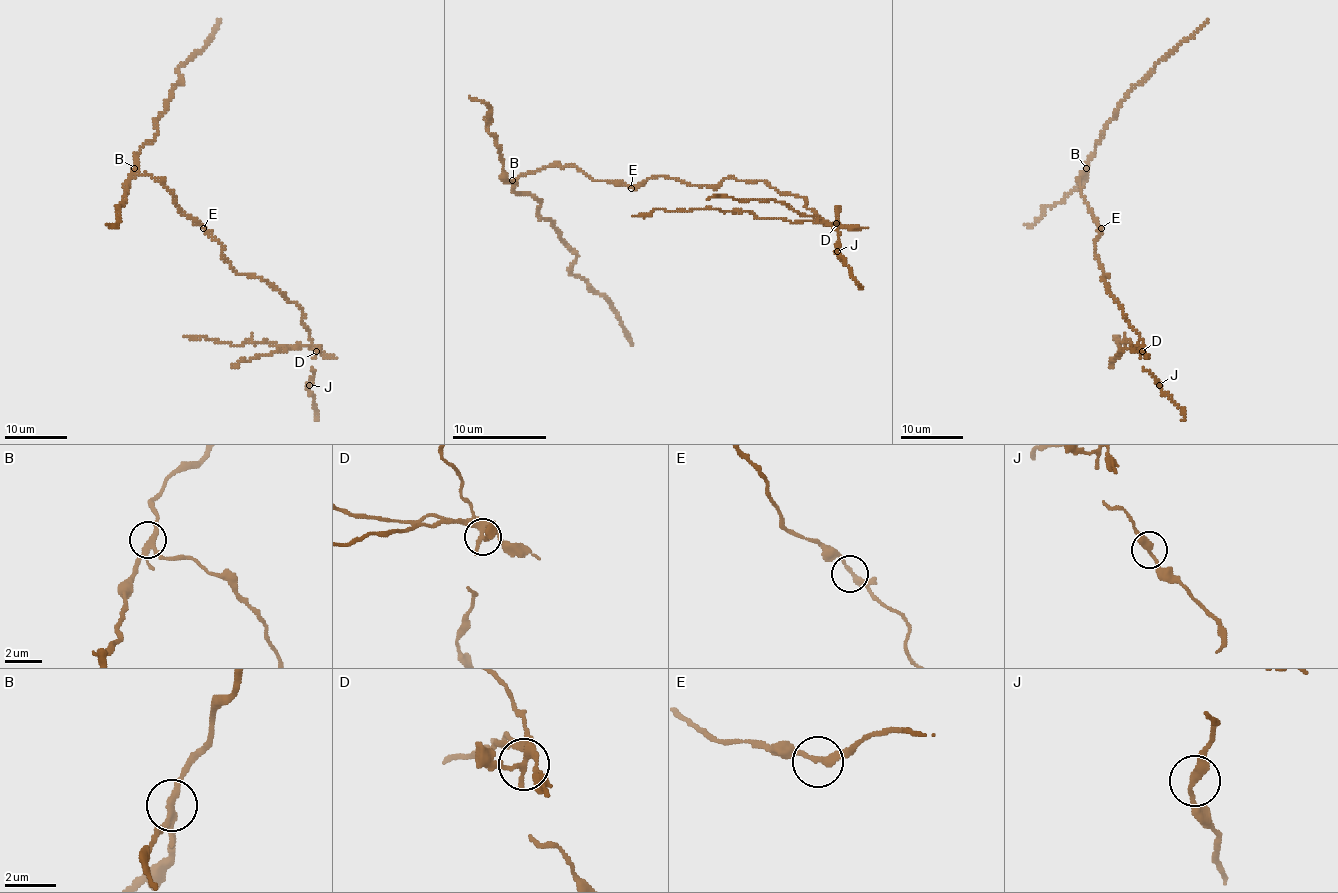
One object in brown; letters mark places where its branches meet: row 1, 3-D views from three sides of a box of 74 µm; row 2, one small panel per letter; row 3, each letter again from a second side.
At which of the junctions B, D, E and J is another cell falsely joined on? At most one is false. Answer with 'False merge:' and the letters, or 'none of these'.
False merge: D

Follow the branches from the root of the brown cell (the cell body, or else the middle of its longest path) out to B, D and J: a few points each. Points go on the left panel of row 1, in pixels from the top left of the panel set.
B: (204, 228), (182, 213), (174, 194), (162, 182), (134, 168)
D: (204, 228), (222, 245), (222, 256), (238, 273), (266, 281), (302, 311), (302, 325), (316, 351)
J: (204, 228), (222, 245), (222, 256), (238, 273), (266, 281), (302, 311), (302, 325), (314, 349), (309, 385)

